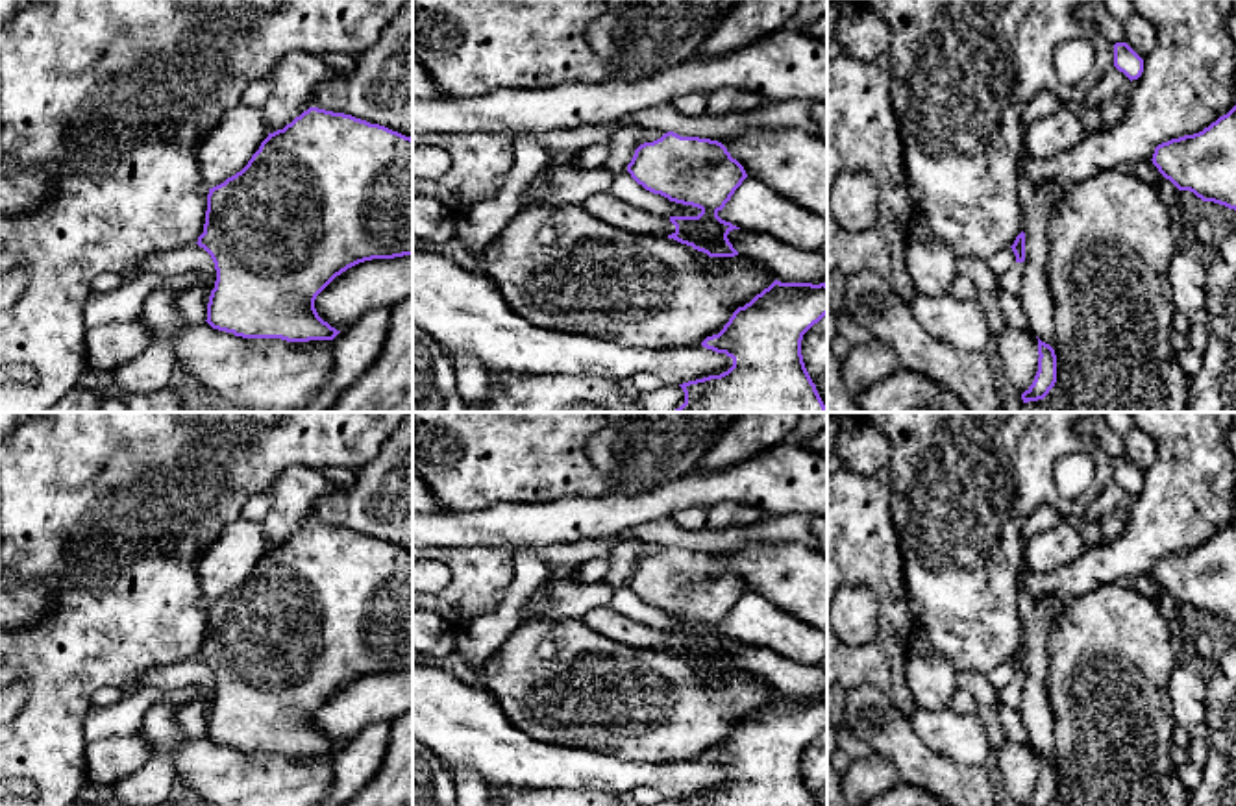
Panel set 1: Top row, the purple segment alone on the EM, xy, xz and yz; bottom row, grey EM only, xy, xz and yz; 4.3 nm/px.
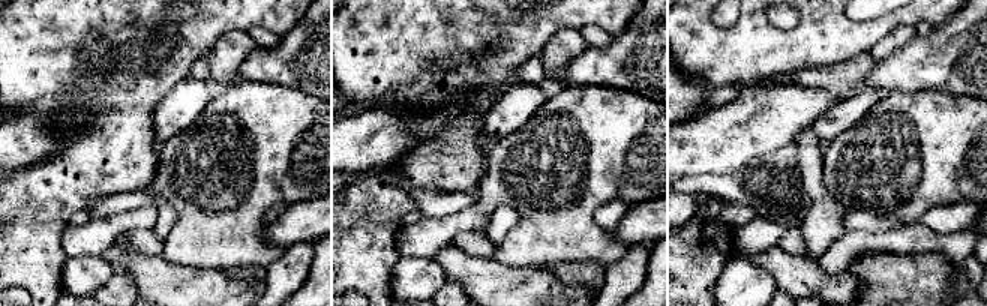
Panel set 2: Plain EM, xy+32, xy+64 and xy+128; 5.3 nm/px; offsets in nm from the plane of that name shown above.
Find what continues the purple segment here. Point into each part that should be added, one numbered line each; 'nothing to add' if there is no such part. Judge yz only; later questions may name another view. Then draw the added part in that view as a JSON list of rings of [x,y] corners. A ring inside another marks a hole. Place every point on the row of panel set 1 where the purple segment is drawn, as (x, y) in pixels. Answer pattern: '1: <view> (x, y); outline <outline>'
1: yz (1011, 281); outline [[[1014,263],[1007,272],[999,274],[999,279],[997,279],[999,288],[1018,296],[1023,283],[1023,272],[1025,272],[1025,264]]]

